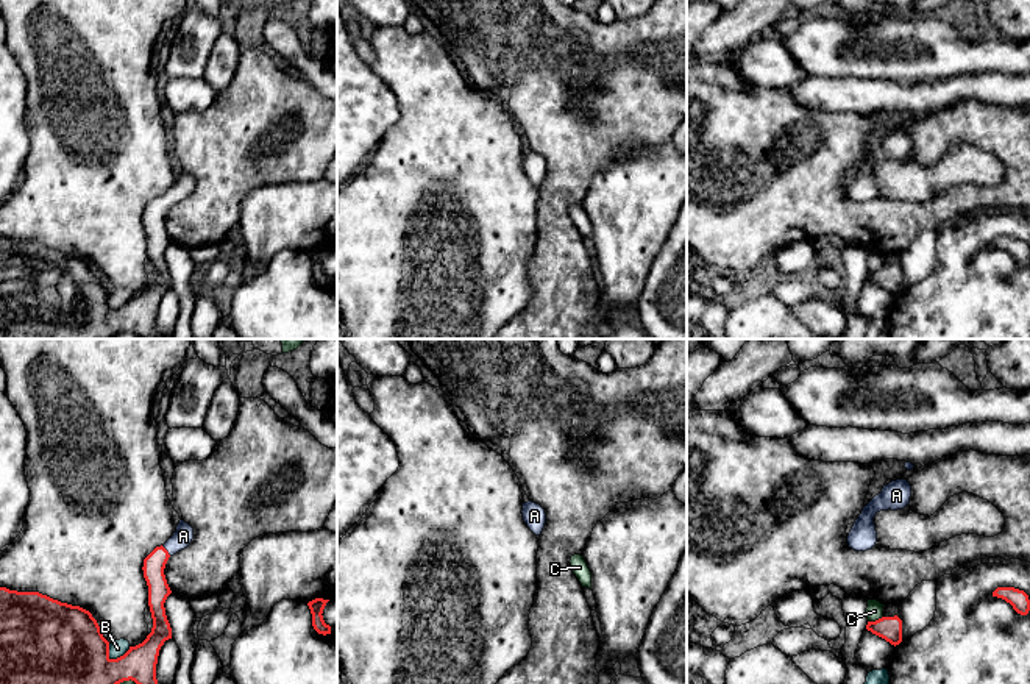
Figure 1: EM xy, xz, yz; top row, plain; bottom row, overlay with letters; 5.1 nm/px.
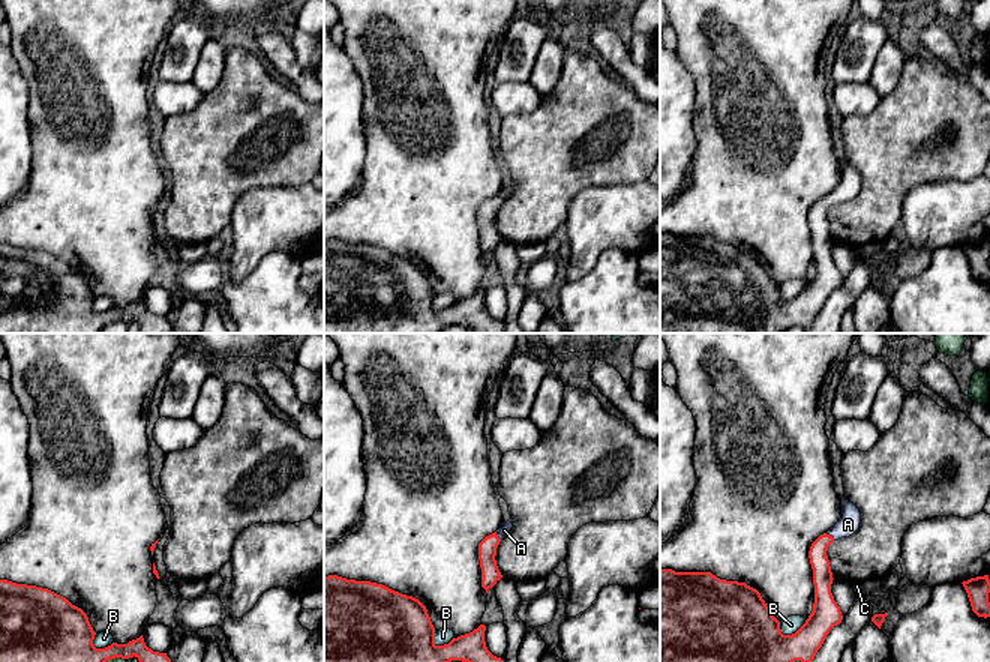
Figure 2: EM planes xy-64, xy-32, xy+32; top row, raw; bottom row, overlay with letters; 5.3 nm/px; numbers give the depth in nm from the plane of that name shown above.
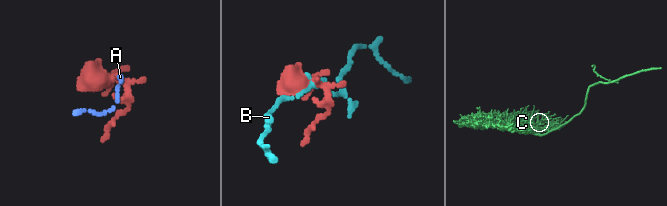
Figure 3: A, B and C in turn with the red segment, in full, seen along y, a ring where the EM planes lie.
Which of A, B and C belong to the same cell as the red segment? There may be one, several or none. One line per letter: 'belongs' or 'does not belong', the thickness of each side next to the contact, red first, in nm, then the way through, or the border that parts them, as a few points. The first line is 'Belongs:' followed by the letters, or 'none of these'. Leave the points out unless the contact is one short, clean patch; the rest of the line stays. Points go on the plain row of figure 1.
Belongs: A
A: belongs; calibres 110 and 100 nm; way xy (155, 213), (166, 200), (183, 186)
B: does not belong; calibres 380 and 90 nm
C: does not belong; calibres 130 and 90 nm

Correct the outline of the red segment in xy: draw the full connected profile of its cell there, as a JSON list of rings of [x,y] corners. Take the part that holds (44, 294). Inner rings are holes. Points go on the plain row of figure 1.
[[[179,170],[173,186],[144,209],[148,256],[153,269],[147,289],[117,308],[109,308],[109,292],[92,264],[80,256],[61,253],[39,242],[17,242],[0,237],[0,339],[114,339],[134,331],[142,339],[159,339],[156,314],[159,300],[172,289],[164,253],[172,244],[164,219],[170,206],[187,198],[194,178]]]

